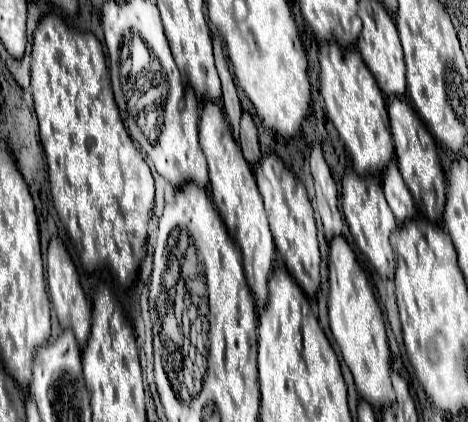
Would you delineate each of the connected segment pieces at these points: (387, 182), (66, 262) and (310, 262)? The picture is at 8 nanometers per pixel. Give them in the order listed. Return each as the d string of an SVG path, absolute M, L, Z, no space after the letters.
M389 163L385 173L383 173L383 179L381 179L381 185L383 185L383 191L385 191L385 199L397 219L397 223L401 225L403 221L411 219L415 215L415 203L413 203L413 197L405 185L405 181L401 179L401 173L397 169L397 163Z
M57 237L51 239L49 251L47 251L47 289L49 289L49 299L51 299L51 305L57 313L59 325L63 329L71 329L75 333L75 339L77 339L79 347L85 347L85 341L87 341L89 329L91 329L91 309L89 309L85 293L81 289L77 269L73 265L63 241L57 239Z
M263 155L261 163L255 169L255 179L259 185L259 193L265 203L265 211L269 217L269 227L273 233L273 241L277 253L283 257L285 267L301 285L307 297L313 297L319 291L319 247L317 247L317 229L313 219L313 209L307 199L307 191L303 183L297 183L295 175L283 165L275 155Z

